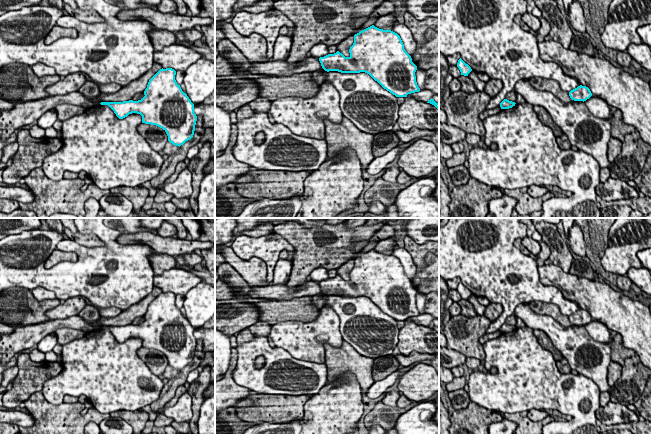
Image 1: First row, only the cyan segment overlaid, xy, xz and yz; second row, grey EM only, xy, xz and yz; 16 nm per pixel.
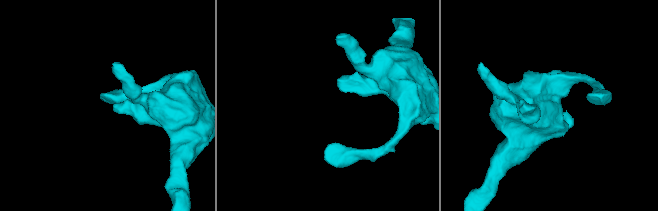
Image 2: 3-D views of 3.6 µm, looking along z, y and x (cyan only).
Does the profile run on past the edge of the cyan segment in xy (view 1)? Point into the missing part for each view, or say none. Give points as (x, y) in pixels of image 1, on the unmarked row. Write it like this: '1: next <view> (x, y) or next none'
1: next none

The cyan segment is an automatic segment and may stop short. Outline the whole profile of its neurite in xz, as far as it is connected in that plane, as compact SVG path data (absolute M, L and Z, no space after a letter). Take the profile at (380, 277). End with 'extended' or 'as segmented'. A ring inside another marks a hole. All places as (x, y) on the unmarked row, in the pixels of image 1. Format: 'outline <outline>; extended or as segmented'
outline M372 249L354 259L354 267L350 271L349 277L350 280L345 281L337 275L334 278L320 281L319 285L322 292L327 296L365 296L396 321L407 321L408 318L420 315L415 300L417 290L405 275L404 268L397 257L391 254L379 253Z; as segmented

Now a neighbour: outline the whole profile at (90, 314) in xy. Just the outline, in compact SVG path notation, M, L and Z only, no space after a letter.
M86 304L83 310L78 314L86 322L90 323L96 328L100 328L102 325L98 325L97 321L100 318L99 311L96 307Z

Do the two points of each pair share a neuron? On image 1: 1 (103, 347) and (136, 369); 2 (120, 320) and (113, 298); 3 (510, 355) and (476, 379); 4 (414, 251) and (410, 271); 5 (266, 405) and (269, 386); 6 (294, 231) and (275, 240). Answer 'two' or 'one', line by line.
1: one
2: two
3: one
4: two
5: two
6: two

